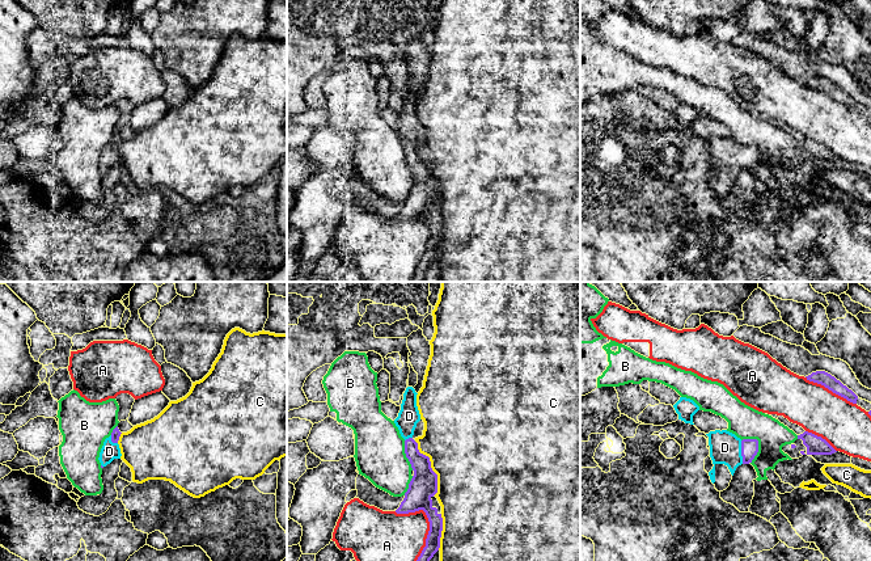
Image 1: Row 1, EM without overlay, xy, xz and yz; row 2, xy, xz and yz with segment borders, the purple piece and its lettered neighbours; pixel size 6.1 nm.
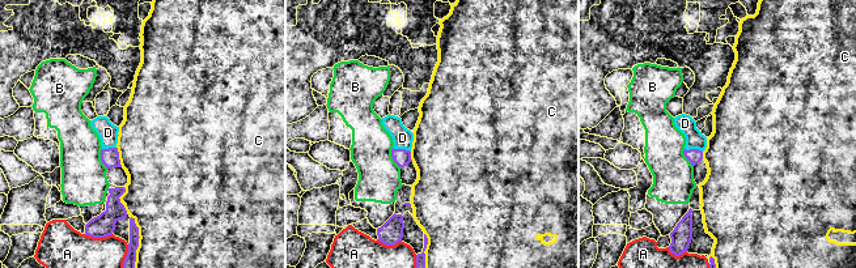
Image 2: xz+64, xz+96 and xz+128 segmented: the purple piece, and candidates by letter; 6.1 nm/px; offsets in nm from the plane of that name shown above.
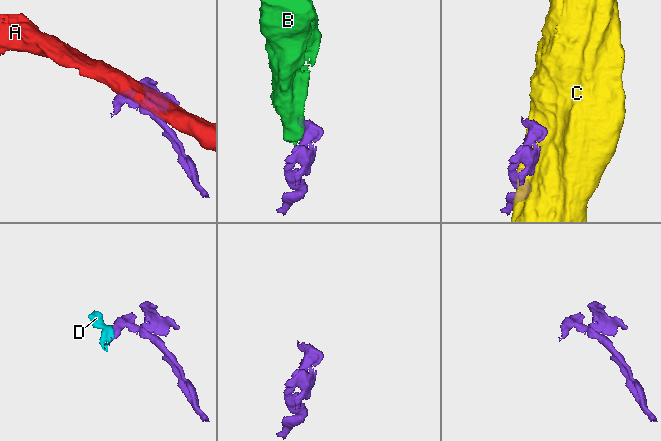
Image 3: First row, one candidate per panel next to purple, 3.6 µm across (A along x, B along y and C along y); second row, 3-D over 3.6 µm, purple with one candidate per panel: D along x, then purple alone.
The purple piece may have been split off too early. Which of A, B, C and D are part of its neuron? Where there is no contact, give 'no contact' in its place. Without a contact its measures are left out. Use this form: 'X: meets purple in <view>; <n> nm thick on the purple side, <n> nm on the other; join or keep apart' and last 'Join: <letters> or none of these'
A: meets purple in xz; 170 nm thick on the purple side, 300 nm on the other; keep apart
B: meets purple in yz; 110 nm thick on the purple side, 200 nm on the other; keep apart
C: meets purple in xz; 170 nm thick on the purple side, 480 nm on the other; keep apart
D: meets purple in yz; 110 nm thick on the purple side, 190 nm on the other; join
Join: D

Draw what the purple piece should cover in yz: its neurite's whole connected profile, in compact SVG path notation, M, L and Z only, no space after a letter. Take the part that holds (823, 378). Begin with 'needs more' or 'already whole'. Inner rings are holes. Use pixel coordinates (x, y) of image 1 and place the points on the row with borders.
already whole | M816 371L806 376L807 380L817 383L832 391L833 393L846 398L847 401L857 404L858 396L843 385L840 380L825 371Z

